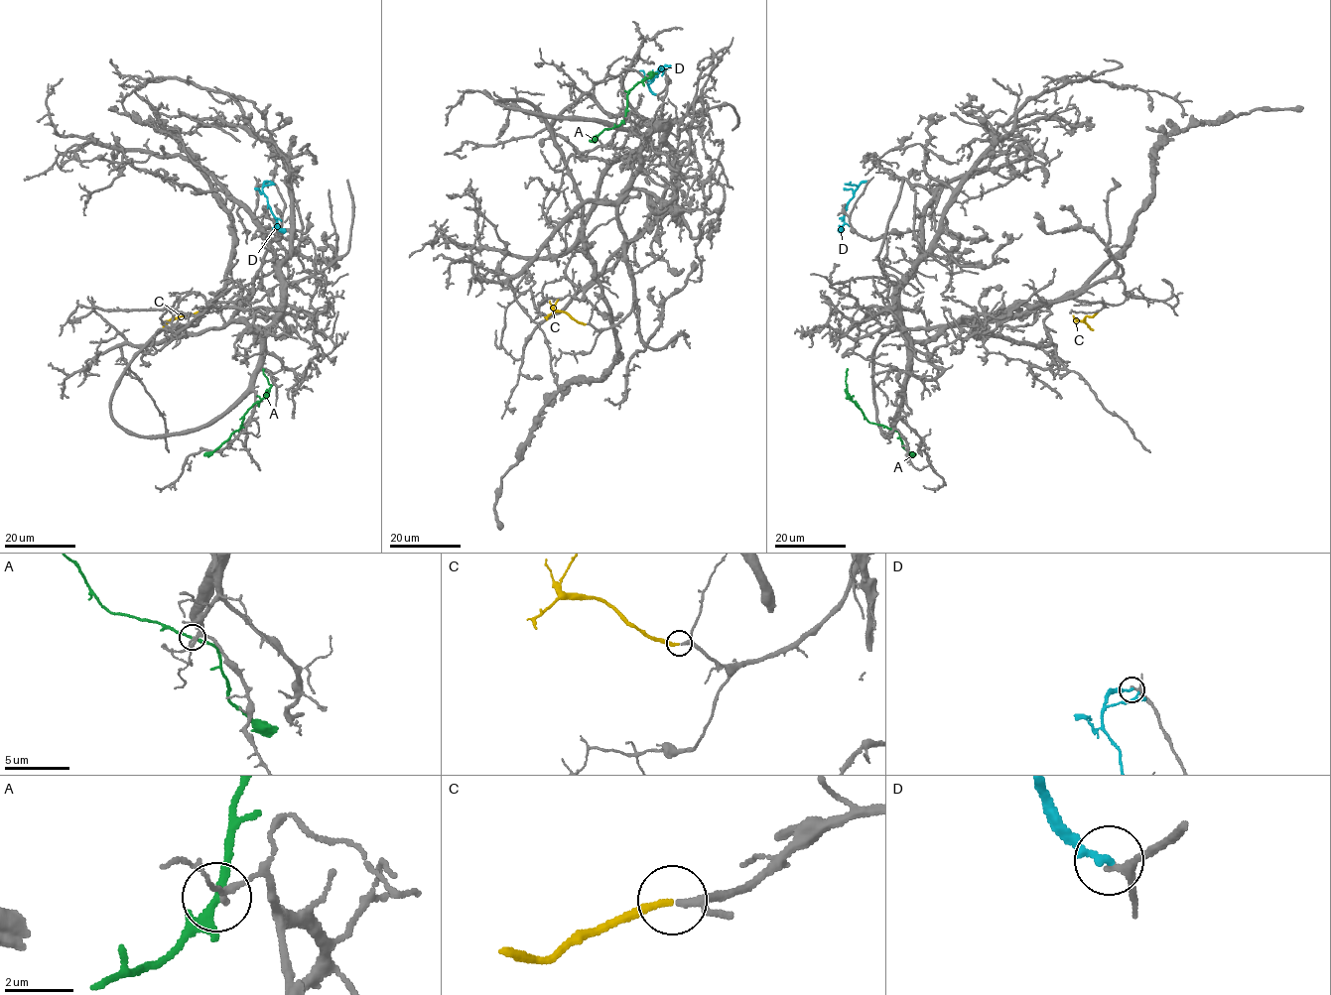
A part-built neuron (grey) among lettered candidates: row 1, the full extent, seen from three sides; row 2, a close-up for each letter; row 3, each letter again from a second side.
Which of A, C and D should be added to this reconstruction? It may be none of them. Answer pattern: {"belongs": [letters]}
{"belongs": ["C"]}

